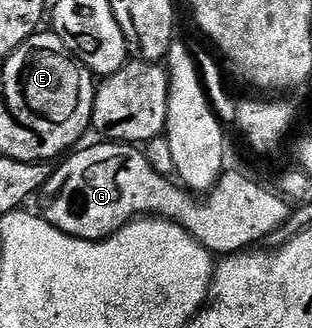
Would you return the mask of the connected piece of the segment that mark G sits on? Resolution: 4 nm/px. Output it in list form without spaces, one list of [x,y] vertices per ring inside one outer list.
[[[120,142],[97,143],[101,144],[74,151],[66,164],[52,169],[52,176],[44,184],[45,192],[53,192],[47,219],[63,234],[80,240],[106,240],[132,220],[164,218],[179,222],[210,254],[236,254],[260,245],[257,243],[264,236],[290,223],[290,201],[241,172],[223,171],[216,187],[204,198],[198,198],[157,173],[140,147]]]

